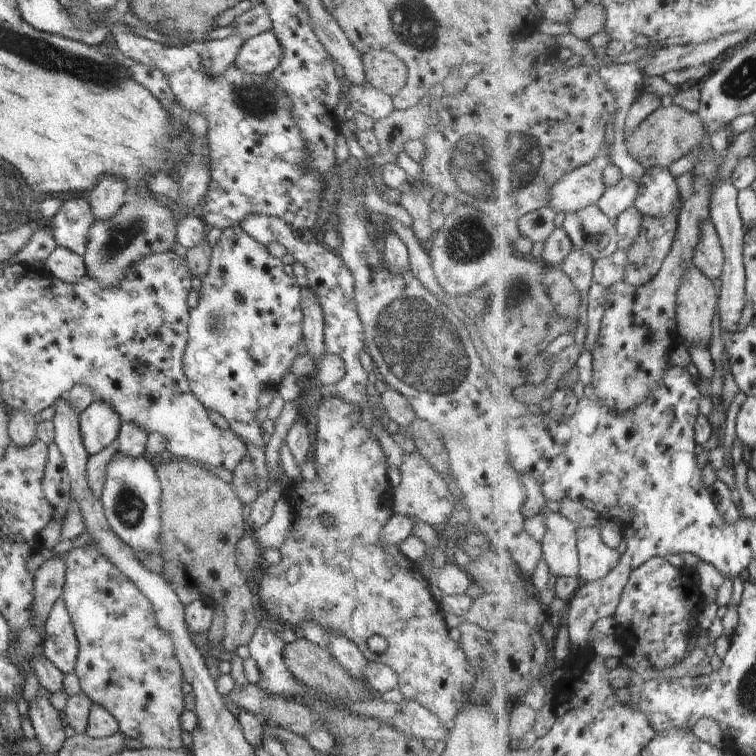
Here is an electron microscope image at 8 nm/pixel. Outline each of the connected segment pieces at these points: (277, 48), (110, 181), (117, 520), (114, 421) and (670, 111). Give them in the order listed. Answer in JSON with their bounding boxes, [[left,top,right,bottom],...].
[[234,32,282,76],[86,176,126,222],[100,452,162,556],[79,400,120,456],[627,103,710,169]]

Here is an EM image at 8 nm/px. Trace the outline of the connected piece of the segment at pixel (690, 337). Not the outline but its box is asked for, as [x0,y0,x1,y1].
[678,264,720,346]

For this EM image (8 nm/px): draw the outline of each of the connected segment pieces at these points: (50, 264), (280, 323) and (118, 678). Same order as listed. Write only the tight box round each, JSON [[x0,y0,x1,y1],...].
[[46,246,86,284],[182,226,303,450],[62,543,184,748]]

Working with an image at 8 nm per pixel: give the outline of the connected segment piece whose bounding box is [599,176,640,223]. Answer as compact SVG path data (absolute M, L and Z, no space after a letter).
M623 176L616 185L607 188L599 205L611 217L612 222L616 223L624 210L637 206L636 200L639 195L639 184L631 180L630 176Z

